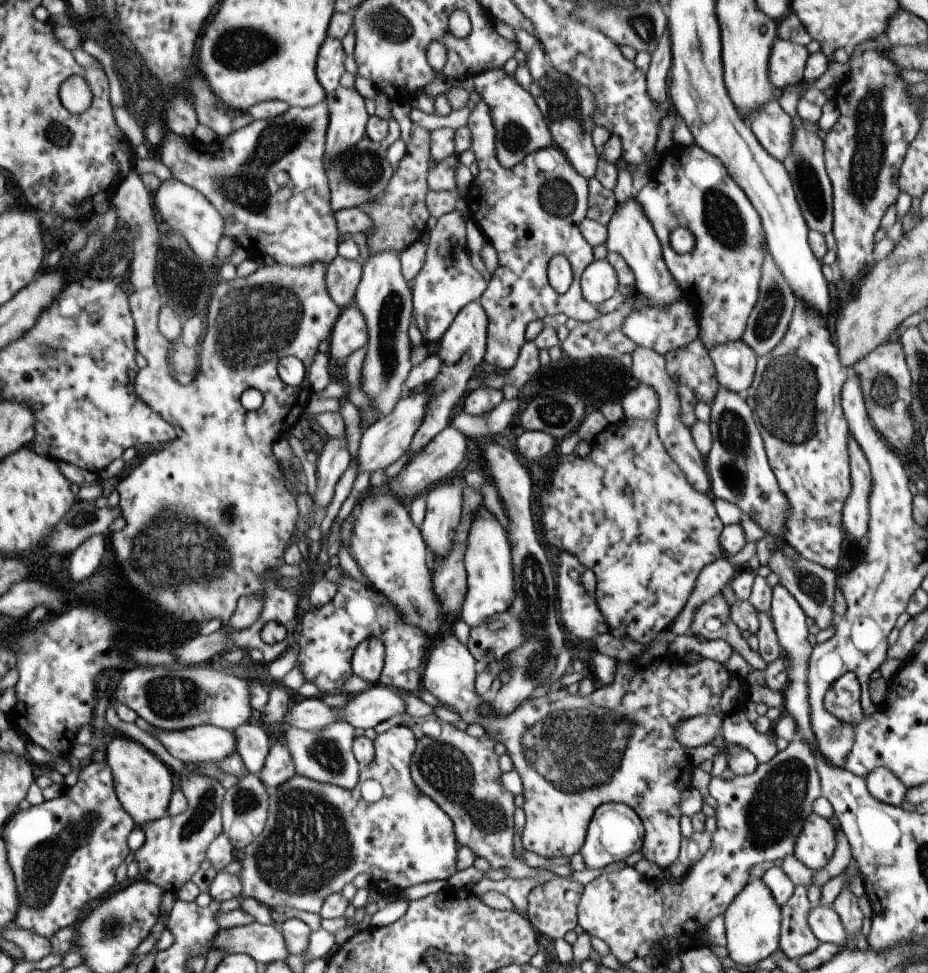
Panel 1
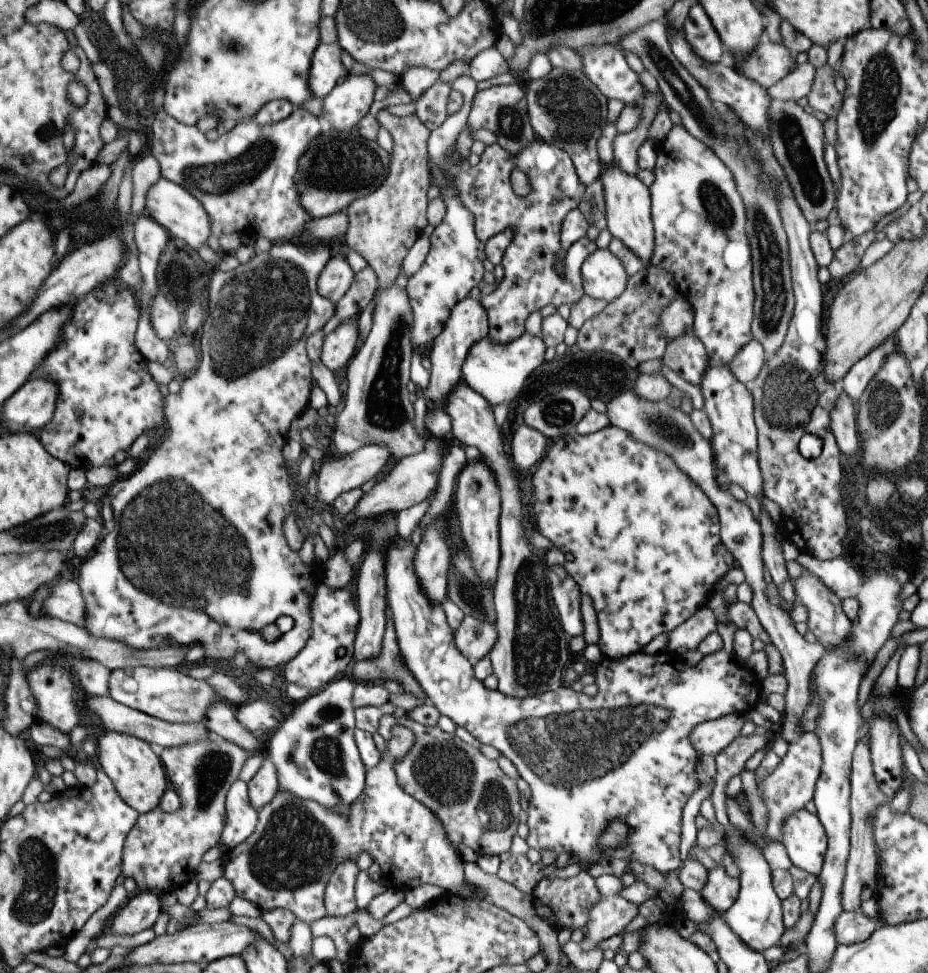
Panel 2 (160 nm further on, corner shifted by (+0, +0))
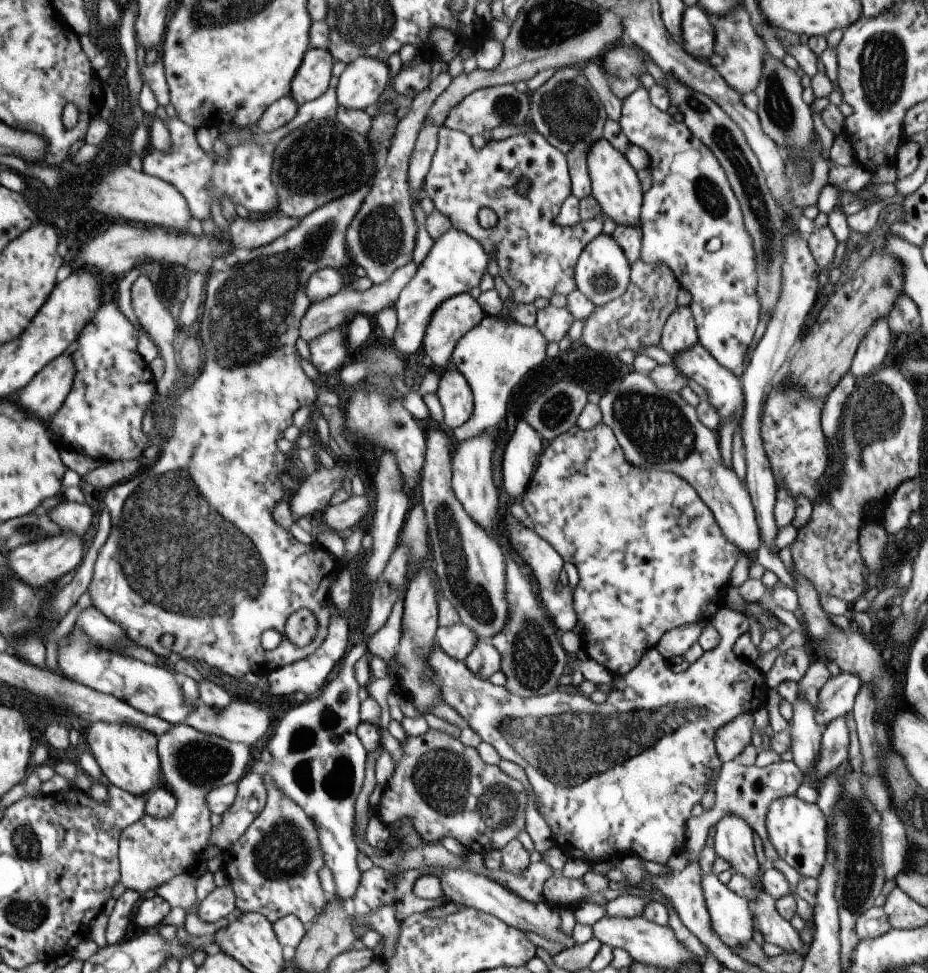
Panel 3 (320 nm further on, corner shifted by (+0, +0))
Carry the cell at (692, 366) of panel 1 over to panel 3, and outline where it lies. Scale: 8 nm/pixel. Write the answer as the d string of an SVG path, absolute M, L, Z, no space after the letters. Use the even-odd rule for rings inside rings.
M677 306L661 330L658 345L671 358L697 344L696 329L688 306Z

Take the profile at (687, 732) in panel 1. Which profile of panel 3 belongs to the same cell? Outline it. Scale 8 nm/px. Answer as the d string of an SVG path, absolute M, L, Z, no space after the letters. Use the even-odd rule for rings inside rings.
M752 712L739 714L727 724L723 724L713 734L713 746L716 757L721 763L735 761L743 748L750 744L754 730Z

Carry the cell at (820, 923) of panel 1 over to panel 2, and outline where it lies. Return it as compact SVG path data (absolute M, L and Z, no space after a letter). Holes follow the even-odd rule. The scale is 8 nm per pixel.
M841 911L833 923L833 934L837 945L848 945L864 941L878 926L876 919L861 912Z

